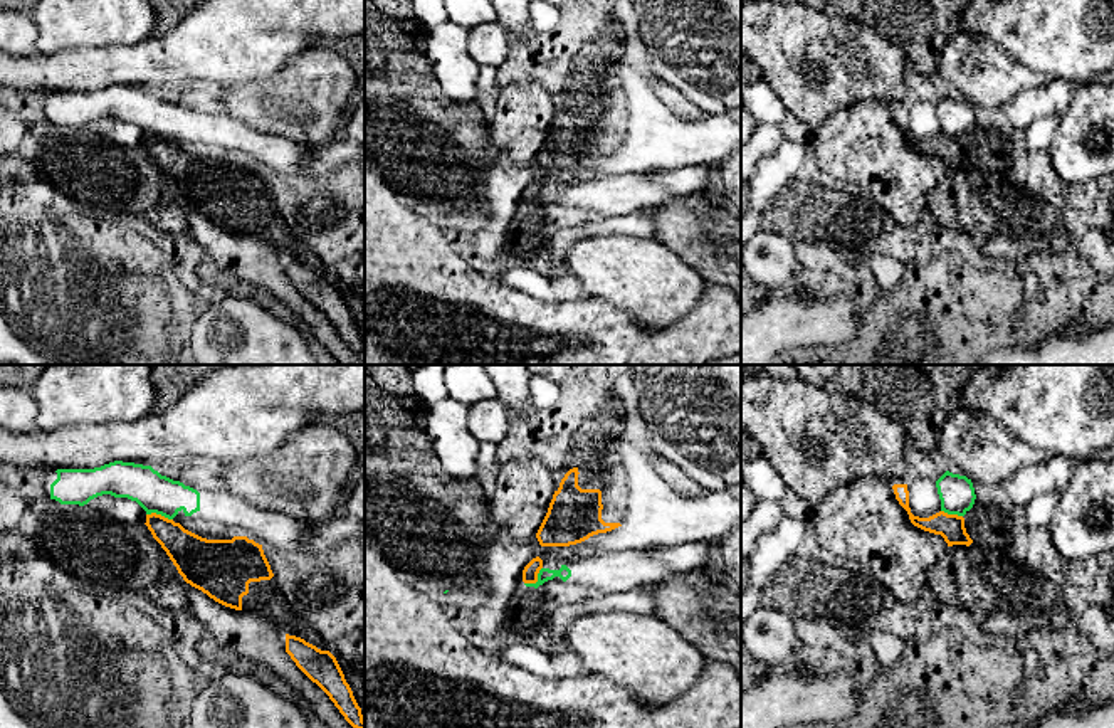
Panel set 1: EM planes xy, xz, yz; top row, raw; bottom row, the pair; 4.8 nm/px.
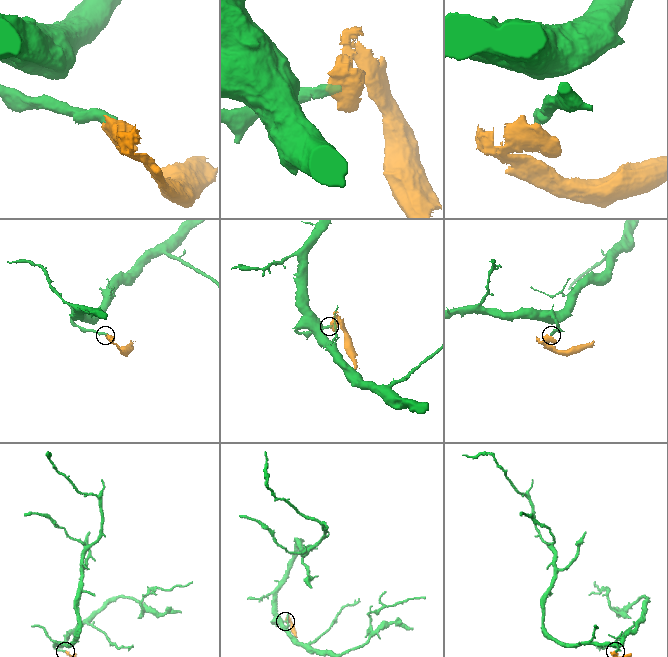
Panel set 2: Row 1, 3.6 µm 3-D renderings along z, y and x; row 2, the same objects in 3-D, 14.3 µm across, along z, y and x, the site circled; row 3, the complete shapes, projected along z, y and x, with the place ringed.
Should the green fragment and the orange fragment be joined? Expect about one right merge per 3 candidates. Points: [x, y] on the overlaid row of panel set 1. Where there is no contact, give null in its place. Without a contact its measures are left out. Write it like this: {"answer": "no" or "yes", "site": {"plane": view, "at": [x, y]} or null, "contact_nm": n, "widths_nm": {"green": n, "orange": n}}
{"answer": "no", "site": {"plane": "xy", "at": [160, 513]}, "contact_nm": 130, "widths_nm": {"green": 190, "orange": 190}}

